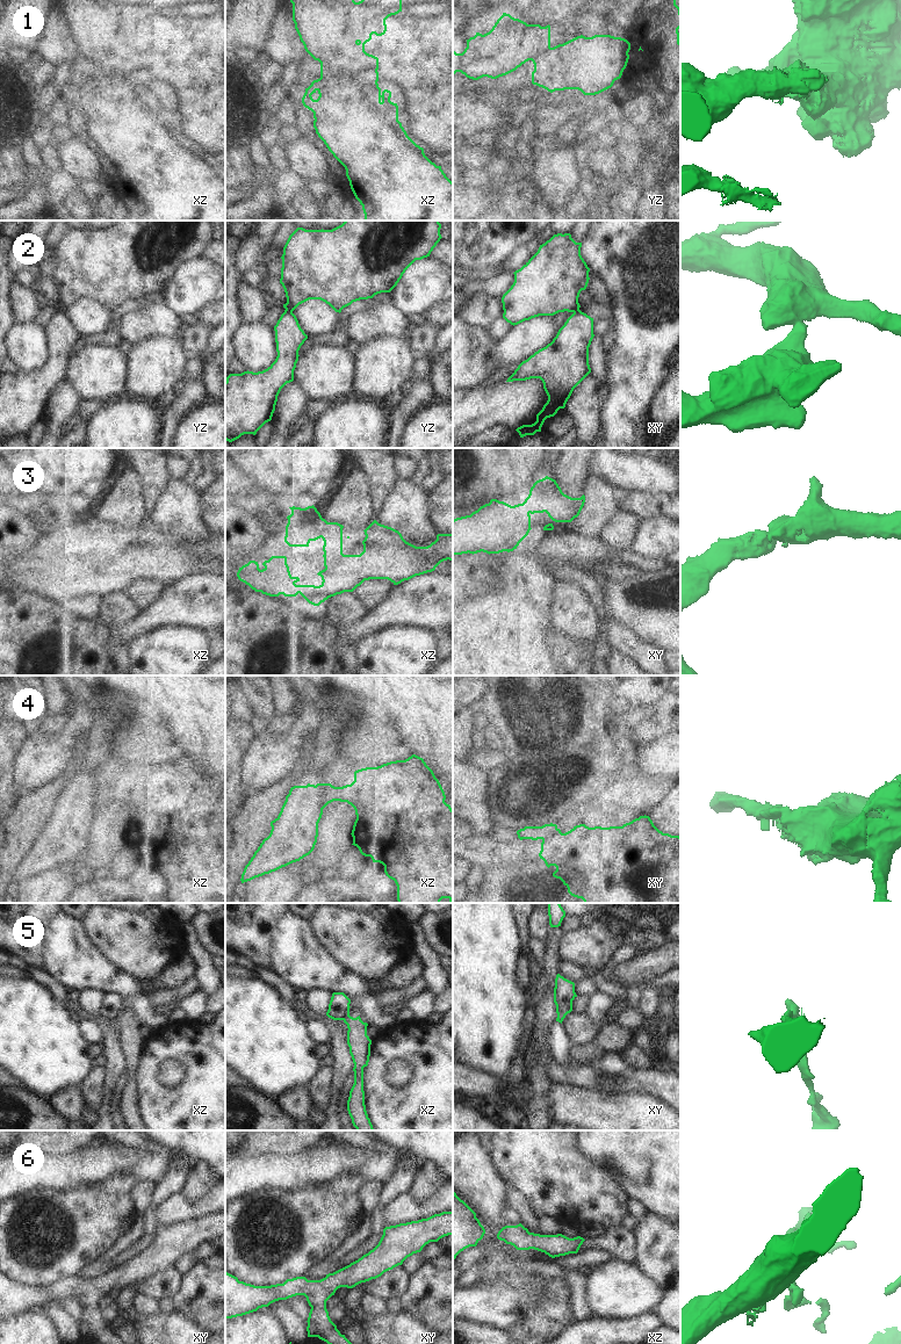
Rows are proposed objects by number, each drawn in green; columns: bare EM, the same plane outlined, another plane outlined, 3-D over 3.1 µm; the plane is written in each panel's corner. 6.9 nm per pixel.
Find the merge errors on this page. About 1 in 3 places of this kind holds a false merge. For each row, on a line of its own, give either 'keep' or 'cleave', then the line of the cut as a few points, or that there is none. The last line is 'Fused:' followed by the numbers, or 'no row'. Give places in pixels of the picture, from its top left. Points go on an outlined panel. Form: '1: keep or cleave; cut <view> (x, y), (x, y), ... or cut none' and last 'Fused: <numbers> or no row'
1: cleave; cut xz (376, 70), (366, 73), (354, 73), (348, 78), (321, 77)
2: cleave; cut yz (286, 309), (292, 311)
3: keep; cut none
4: cleave; cut xz (316, 785), (321, 790), (321, 804), (323, 808)
5: cleave; cut xz (348, 1011), (341, 1019)
6: keep; cut none
Fused: 1, 2, 4, 5

